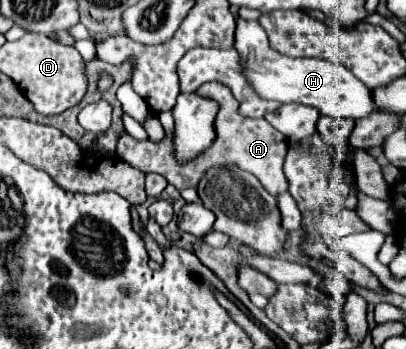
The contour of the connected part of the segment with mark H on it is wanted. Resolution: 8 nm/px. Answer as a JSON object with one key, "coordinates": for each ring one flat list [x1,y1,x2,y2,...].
{"coordinates":[[237,18,237,36,235,36,235,50,241,56,243,76,251,84,257,96,275,102,299,102,305,106,317,108,321,114,333,118,363,118,373,112,371,90,361,84,347,68,337,66,329,60,319,58,289,58,277,54,265,30,257,20,241,20]]}

